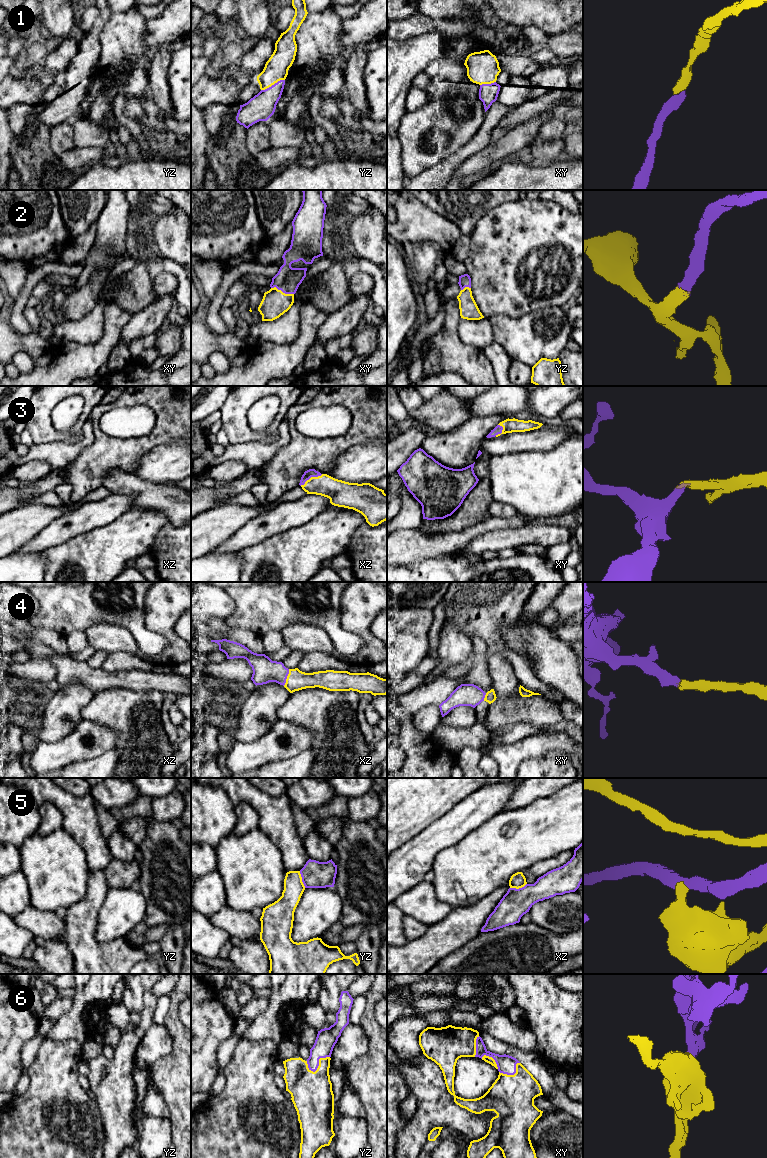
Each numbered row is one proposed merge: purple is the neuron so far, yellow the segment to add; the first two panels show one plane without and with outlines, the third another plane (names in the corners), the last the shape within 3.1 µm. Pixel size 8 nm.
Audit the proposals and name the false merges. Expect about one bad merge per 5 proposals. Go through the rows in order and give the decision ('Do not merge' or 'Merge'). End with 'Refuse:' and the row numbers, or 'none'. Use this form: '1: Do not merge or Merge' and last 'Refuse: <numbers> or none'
1: Merge
2: Merge
3: Merge
4: Merge
5: Do not merge
6: Merge
Refuse: 5

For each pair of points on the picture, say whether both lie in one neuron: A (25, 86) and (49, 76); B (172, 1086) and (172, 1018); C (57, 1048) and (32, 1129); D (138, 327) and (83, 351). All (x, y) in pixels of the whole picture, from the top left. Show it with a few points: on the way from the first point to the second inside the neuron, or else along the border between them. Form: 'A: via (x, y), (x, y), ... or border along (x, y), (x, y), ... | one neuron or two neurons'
A: via (31, 86), (37, 80), (43, 78) | one neuron
B: via (179, 1069), (179, 1035) | one neuron
C: via (55, 1068), (54, 1093), (40, 1109) | one neuron
D: border along (133, 315), (123, 328), (118, 341) | two neurons

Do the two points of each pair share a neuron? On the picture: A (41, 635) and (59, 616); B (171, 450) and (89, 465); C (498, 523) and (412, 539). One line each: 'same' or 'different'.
A: different
B: different
C: same

